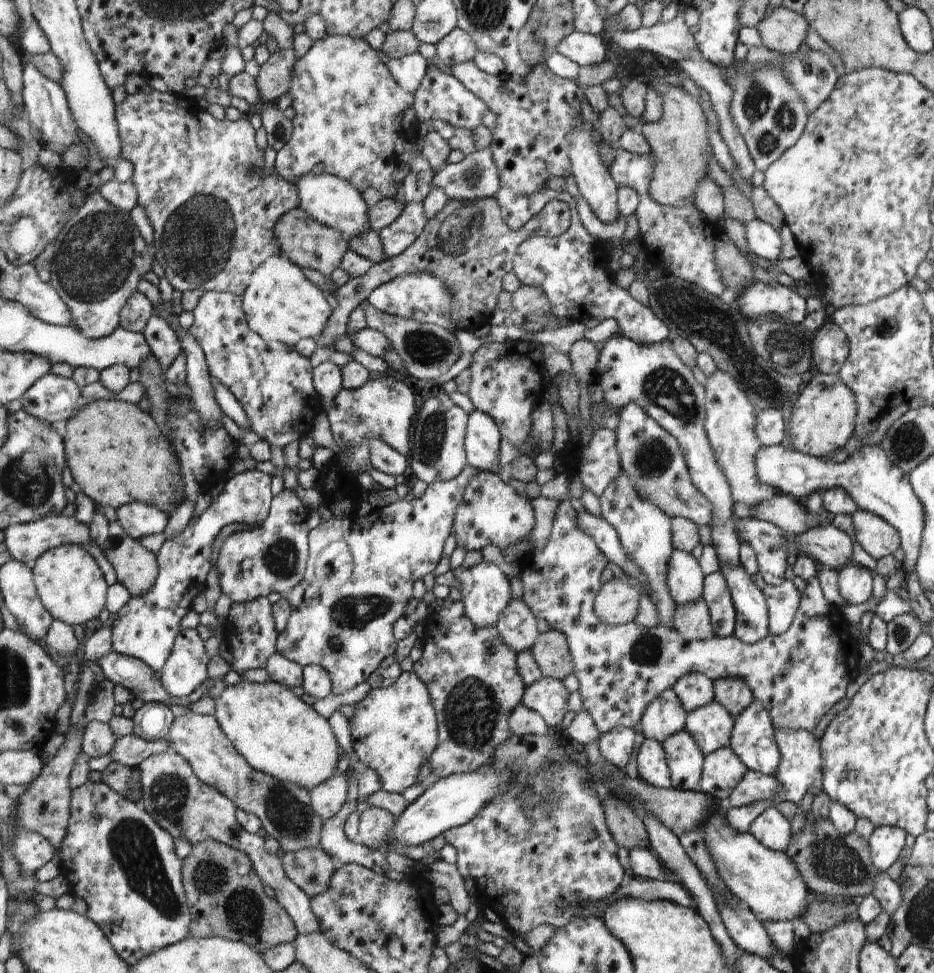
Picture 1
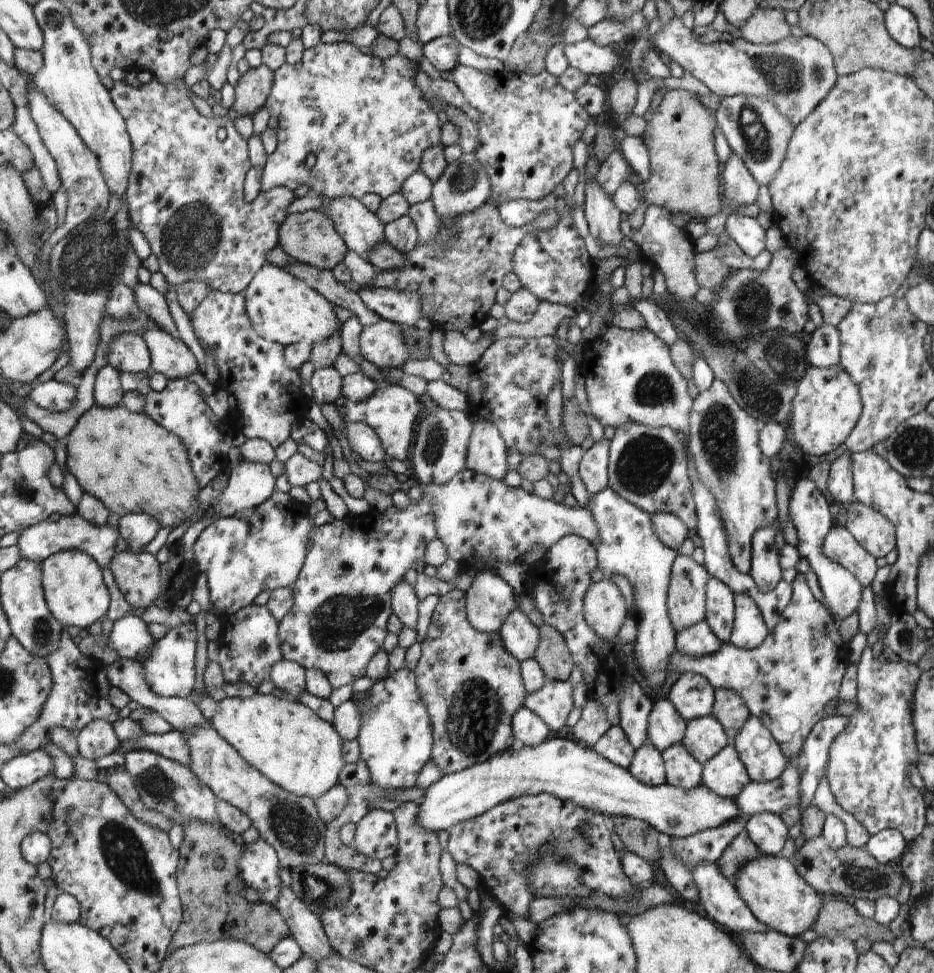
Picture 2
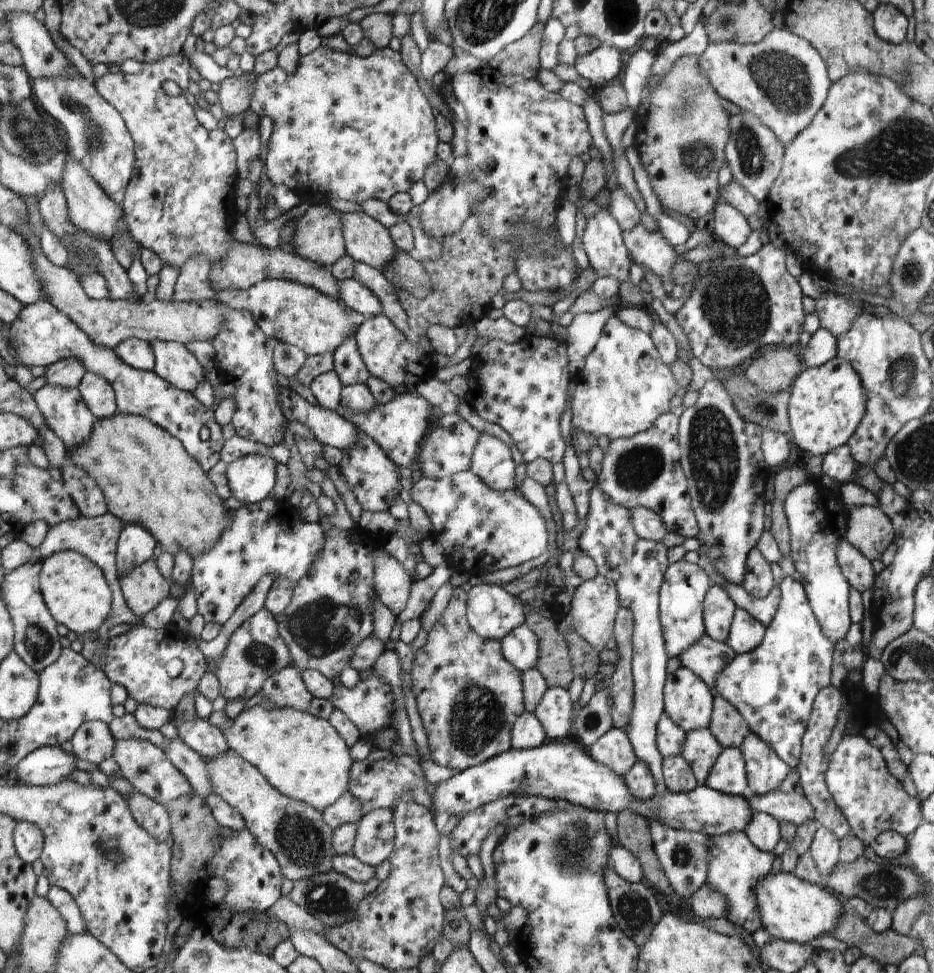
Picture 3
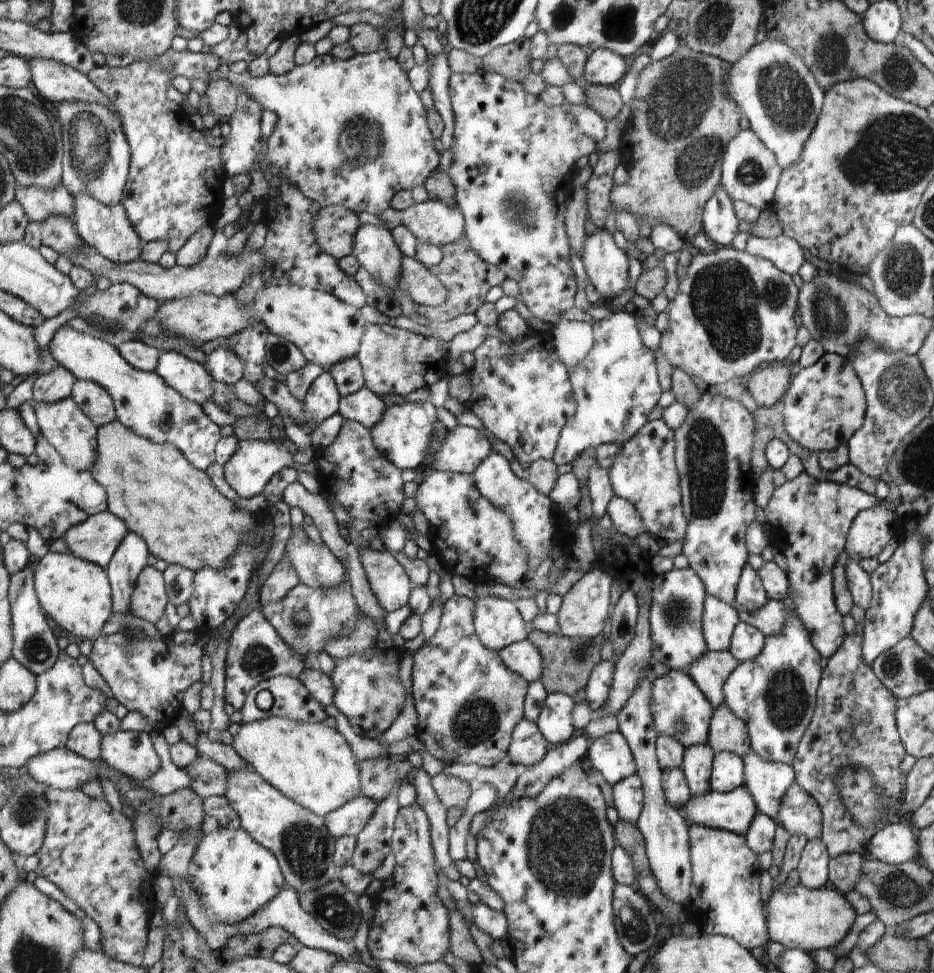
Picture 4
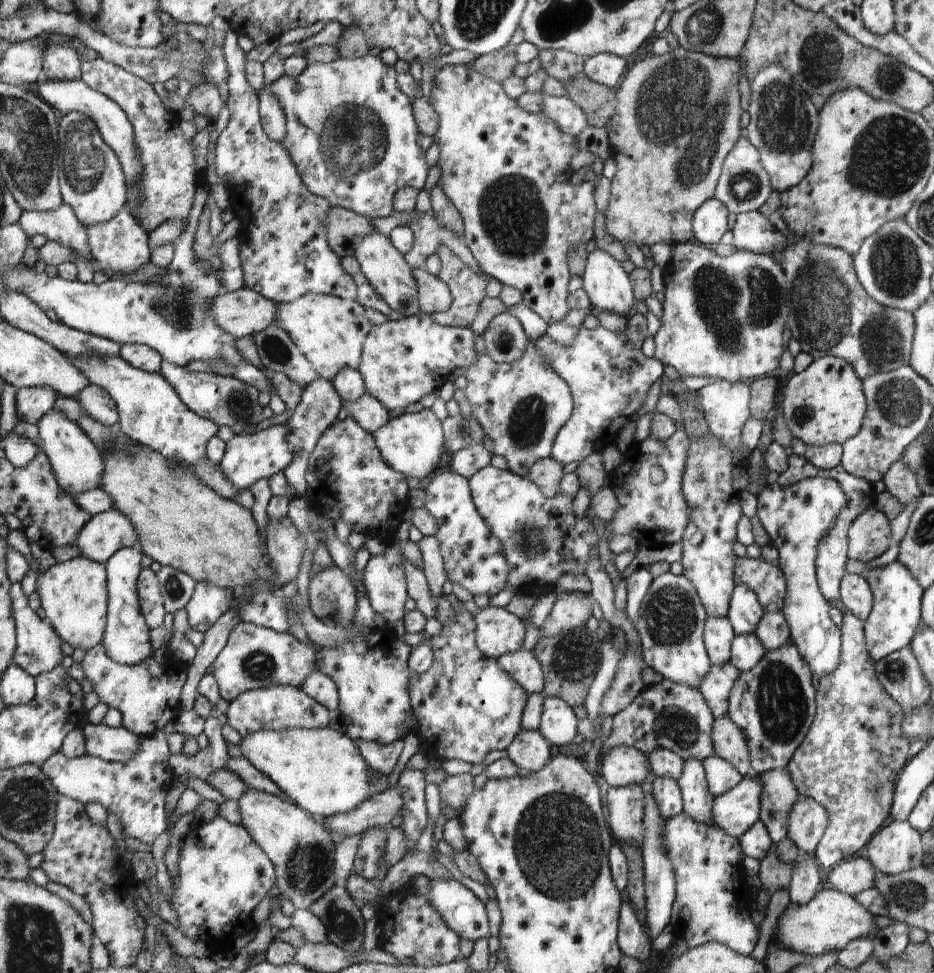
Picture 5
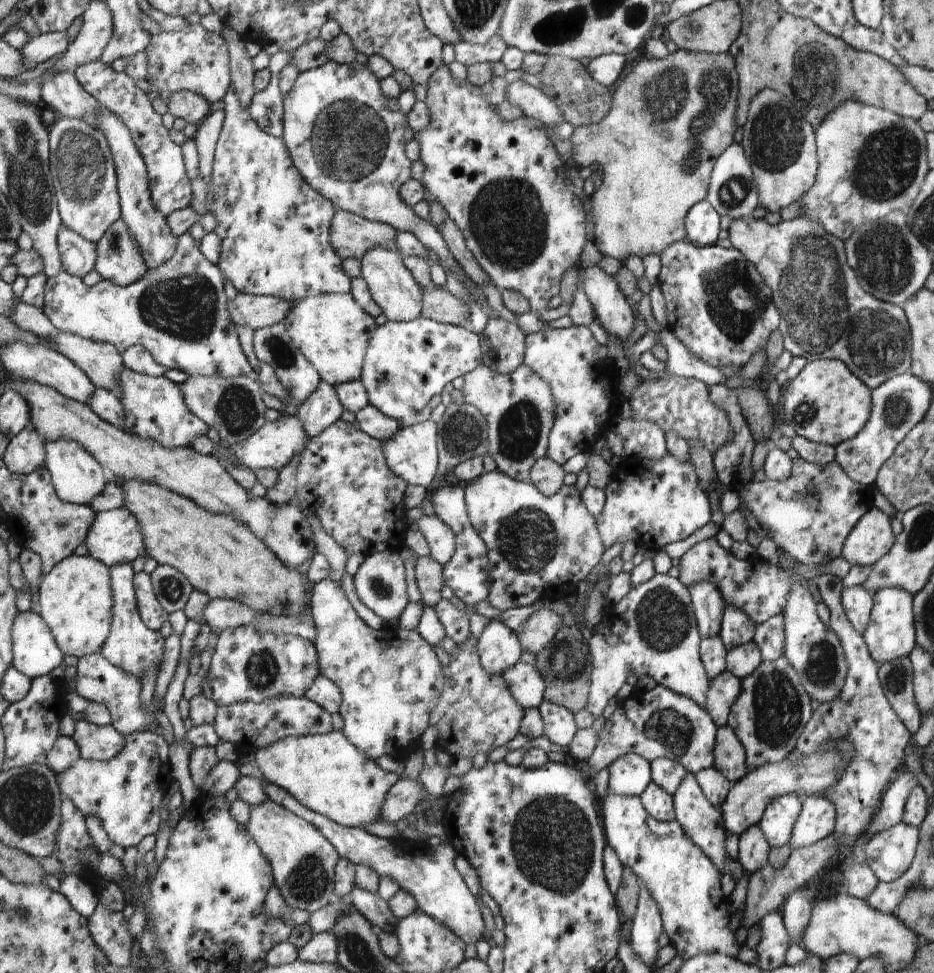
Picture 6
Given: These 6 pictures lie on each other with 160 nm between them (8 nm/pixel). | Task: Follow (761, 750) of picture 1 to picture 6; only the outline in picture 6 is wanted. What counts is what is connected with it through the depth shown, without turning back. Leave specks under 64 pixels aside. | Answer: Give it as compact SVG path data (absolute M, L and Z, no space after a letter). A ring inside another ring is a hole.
M784 795L768 806L758 825L772 847L783 847L790 845L800 814L802 799L796 795Z

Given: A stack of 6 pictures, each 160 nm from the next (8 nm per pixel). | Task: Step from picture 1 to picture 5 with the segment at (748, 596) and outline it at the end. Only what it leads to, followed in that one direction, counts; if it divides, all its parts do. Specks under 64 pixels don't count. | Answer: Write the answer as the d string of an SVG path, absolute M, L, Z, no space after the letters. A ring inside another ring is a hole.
M755 633L735 636L731 645L731 660L739 671L746 672L755 668L763 660L767 650Z

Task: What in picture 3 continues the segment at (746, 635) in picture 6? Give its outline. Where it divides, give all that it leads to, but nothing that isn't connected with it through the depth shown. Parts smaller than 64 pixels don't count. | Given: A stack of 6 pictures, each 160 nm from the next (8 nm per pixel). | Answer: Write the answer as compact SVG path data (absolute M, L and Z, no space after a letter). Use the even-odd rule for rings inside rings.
M752 549L747 558L747 572L744 573L744 590L749 592L753 599L763 599L769 595L775 584L769 562L758 549Z

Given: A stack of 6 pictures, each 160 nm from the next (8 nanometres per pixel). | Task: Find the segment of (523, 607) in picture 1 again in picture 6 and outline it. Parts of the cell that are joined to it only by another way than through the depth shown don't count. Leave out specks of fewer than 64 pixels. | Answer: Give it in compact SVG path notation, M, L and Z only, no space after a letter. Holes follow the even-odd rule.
M520 661L501 675L524 710L539 708L544 701L545 682L535 666Z

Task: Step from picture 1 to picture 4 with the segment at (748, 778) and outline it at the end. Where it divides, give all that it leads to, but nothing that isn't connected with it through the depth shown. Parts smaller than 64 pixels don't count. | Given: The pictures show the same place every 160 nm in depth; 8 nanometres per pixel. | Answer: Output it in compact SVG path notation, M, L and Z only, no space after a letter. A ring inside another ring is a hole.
M798 783L787 790L781 802L779 822L790 836L804 835L808 841L820 839L823 834L822 808Z

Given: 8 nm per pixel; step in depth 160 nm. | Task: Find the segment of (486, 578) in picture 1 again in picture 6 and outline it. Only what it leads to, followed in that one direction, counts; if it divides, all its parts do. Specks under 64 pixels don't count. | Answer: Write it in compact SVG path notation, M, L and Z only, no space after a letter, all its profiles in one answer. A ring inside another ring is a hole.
M491 620L477 642L480 642L479 658L484 658L488 674L501 675L520 662L523 649L519 636L503 622Z

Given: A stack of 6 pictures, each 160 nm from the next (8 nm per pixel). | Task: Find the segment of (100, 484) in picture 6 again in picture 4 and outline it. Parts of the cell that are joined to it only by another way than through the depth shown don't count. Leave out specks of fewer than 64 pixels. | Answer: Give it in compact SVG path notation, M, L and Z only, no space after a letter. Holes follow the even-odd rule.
M71 396L55 403L32 404L39 432L62 456L64 462L76 471L90 471L97 461L98 427L76 406Z

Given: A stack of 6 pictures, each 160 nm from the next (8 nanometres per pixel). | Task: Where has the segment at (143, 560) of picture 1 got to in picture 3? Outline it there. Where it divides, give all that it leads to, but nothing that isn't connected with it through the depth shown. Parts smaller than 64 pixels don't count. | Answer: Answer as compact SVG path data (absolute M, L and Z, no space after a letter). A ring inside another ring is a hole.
M148 559L141 565L134 567L128 574L119 577L119 581L125 603L132 611L132 614L135 614L137 617L144 617L147 612L150 612L152 608L156 608L168 596L168 592L171 592L170 584L160 576L154 559Z

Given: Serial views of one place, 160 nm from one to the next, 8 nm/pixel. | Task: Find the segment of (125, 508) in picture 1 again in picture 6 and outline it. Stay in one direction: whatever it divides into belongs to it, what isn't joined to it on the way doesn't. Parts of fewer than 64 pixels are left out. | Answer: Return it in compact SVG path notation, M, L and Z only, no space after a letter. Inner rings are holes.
M123 563L122 565L114 565L109 567L112 605L112 620L110 634L103 644L100 653L105 659L120 667L128 674L143 677L147 669L155 666L159 672L159 666L164 654L165 638L159 631L150 630L140 618L137 609L137 600L133 587L133 578L135 573L132 571L131 563Z

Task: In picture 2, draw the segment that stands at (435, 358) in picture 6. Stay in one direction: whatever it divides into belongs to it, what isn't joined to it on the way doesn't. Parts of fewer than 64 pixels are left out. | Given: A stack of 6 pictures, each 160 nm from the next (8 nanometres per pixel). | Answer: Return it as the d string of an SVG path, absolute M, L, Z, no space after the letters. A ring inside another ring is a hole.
M380 319L363 327L359 338L361 354L379 370L402 368L410 356L402 335L399 323Z

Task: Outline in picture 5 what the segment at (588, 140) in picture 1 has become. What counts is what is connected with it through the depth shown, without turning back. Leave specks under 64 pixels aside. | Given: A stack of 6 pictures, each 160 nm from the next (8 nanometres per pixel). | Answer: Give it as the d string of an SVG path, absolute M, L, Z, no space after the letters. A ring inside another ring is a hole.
M596 248L587 255L583 272L583 288L588 294L594 311L606 311L626 316L632 310L631 280L622 270L620 262L608 253Z

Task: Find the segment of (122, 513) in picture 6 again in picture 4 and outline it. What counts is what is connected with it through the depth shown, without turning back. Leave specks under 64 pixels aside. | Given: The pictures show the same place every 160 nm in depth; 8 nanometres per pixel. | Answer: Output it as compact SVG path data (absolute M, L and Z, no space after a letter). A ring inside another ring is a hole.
M106 510L89 515L82 524L70 527L63 537L73 555L105 569L128 532L123 519Z

